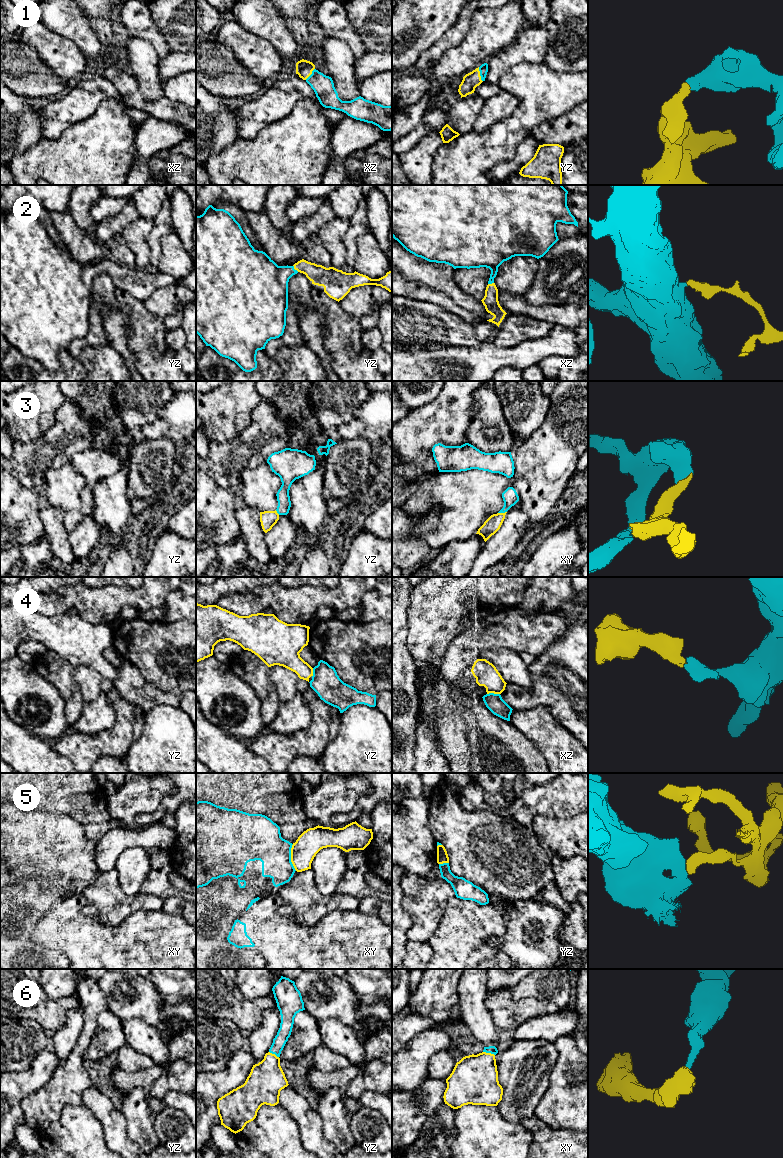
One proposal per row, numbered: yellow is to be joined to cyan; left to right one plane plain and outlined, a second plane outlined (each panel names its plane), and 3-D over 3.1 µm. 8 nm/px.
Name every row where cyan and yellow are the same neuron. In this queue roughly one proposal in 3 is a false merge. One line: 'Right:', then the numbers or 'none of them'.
Right: 1, 2, 3, 6

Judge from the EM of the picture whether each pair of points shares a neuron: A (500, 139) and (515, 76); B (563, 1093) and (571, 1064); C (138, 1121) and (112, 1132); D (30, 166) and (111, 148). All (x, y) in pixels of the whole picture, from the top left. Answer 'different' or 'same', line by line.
A: same
B: same
C: different
D: same

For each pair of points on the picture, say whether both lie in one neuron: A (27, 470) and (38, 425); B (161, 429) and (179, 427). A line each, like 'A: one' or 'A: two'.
A: two
B: one

